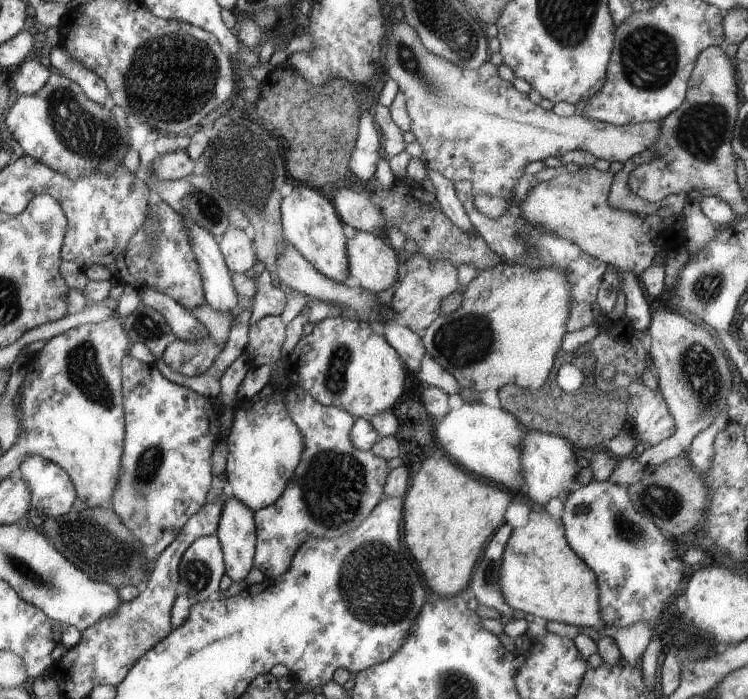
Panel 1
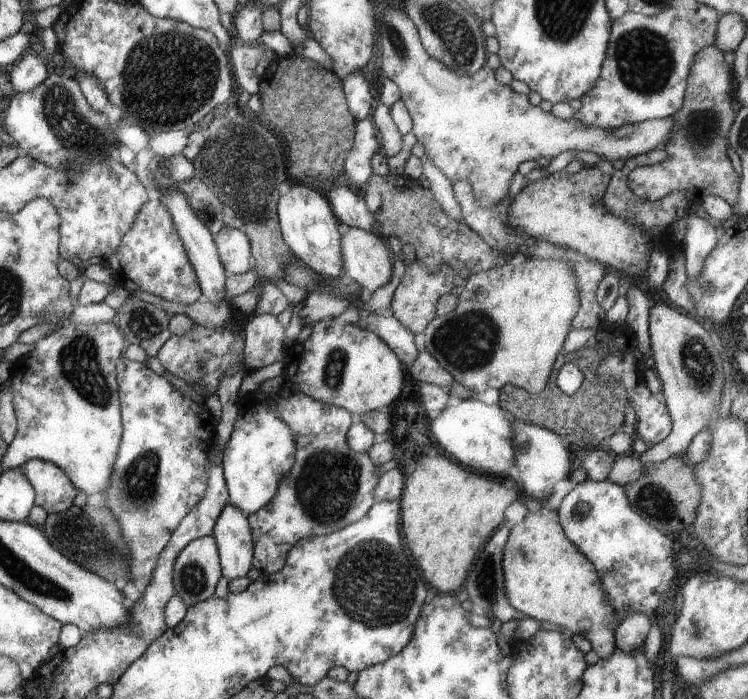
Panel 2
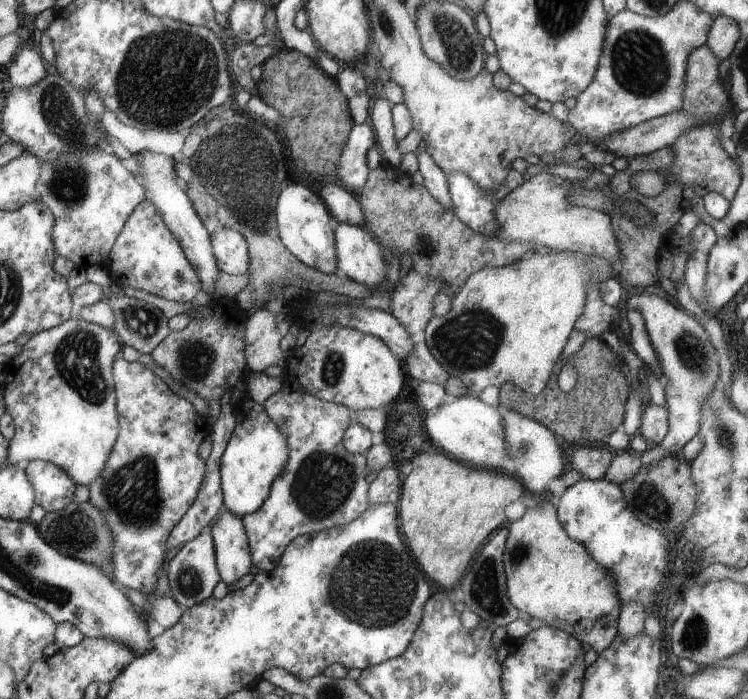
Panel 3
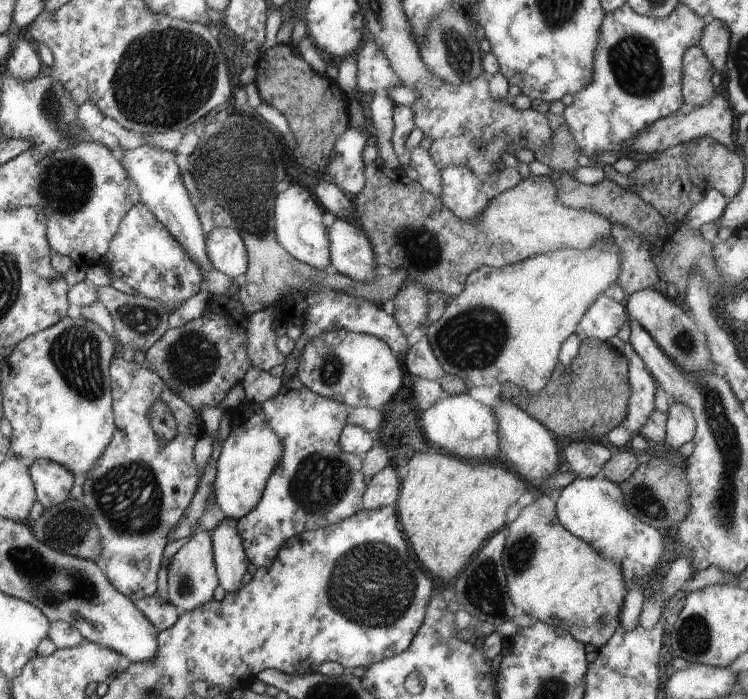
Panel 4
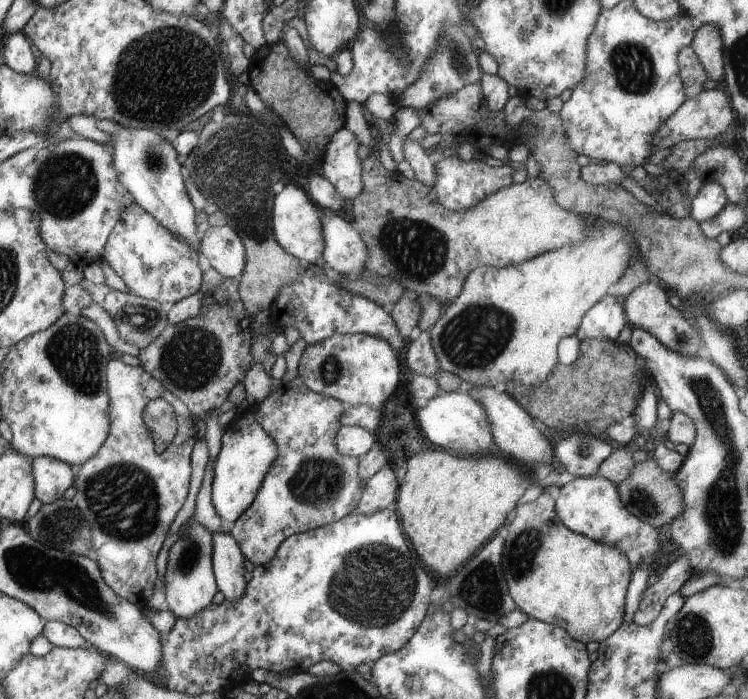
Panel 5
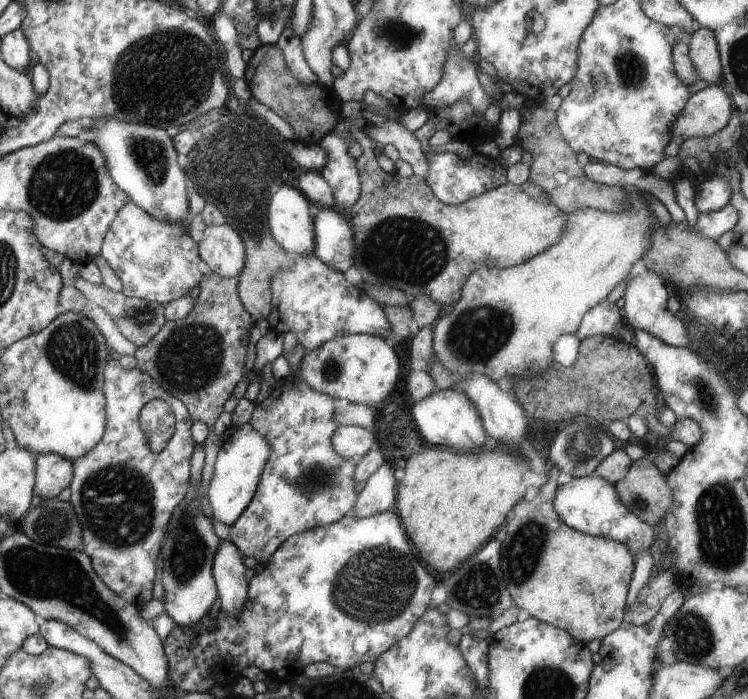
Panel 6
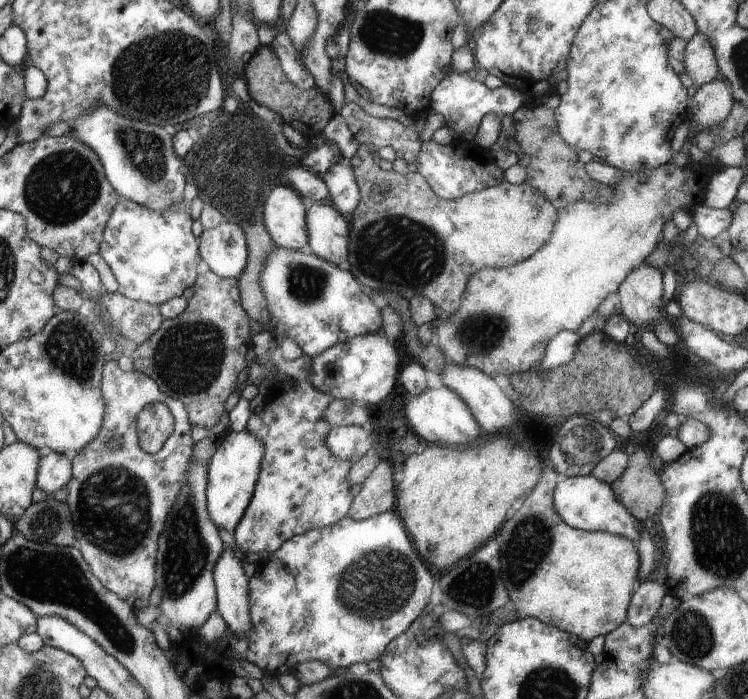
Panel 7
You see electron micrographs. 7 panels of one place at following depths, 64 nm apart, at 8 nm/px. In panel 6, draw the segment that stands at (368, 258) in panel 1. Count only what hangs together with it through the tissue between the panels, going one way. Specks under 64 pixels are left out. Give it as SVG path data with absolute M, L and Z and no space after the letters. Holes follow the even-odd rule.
M318 207L312 218L314 249L312 255L326 265L345 273L353 266L353 229L332 207Z

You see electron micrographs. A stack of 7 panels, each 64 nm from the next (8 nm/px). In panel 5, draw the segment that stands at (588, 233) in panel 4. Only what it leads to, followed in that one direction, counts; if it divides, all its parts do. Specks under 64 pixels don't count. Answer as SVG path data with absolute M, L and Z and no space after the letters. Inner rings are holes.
M356 101L347 103L344 127L350 130L357 140L368 149L370 155L362 160L362 177L365 191L354 200L354 220L352 225L359 231L369 254L364 274L380 280L384 277L397 281L404 291L424 294L436 298L440 303L453 302L464 290L465 280L477 267L500 269L521 264L565 245L583 241L583 216L566 211L557 204L553 190L544 180L528 178L524 183L513 183L500 188L496 193L487 195L471 208L453 211L446 209L432 187L418 180L409 180L398 171L388 172L379 162L376 152L376 137L364 118L363 106Z

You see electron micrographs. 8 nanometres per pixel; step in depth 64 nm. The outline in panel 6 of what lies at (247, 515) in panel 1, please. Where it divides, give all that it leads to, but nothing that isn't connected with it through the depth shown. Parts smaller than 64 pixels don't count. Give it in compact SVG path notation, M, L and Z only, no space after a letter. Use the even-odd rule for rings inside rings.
M221 540L214 560L214 580L217 581L221 612L228 617L238 617L248 600L249 583L243 561L243 555L232 541Z

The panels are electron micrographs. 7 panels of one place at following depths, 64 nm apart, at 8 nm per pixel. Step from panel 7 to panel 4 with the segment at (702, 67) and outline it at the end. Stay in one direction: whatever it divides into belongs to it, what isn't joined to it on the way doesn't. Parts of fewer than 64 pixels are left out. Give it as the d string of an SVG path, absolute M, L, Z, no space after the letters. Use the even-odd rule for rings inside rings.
M715 19L705 24L701 40L697 45L705 53L706 59L713 65L714 73L726 70L729 57L730 32L720 21Z

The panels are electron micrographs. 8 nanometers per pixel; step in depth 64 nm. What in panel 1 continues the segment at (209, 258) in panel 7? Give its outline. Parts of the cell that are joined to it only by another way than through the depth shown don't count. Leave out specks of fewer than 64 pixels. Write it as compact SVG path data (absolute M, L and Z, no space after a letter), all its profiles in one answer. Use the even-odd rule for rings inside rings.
M230 226L219 241L225 264L232 273L246 274L248 268L252 270L256 264L256 248L244 231Z

